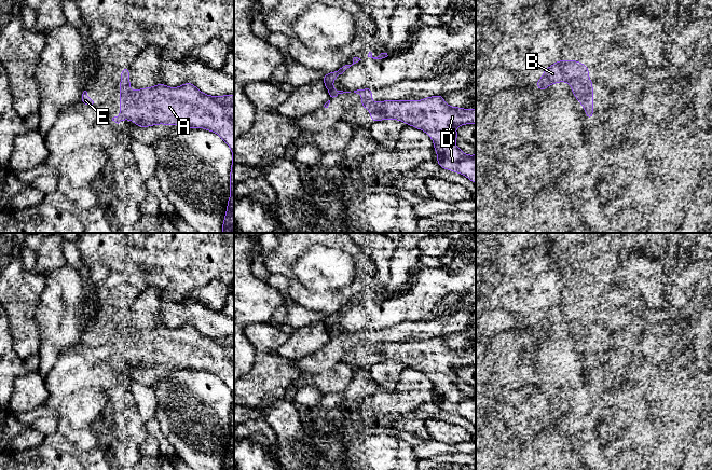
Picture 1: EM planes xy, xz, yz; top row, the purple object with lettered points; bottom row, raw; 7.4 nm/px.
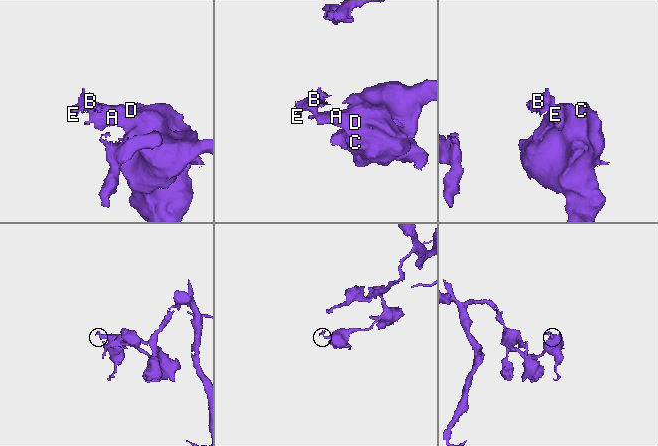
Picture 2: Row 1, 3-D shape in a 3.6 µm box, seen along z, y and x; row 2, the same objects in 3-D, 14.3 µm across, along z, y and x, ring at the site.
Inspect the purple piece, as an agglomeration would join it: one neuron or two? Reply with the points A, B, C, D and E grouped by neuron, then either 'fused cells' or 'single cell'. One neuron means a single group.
A C D / B E; fused cells

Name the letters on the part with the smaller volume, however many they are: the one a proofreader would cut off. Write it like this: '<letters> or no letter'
B, E

